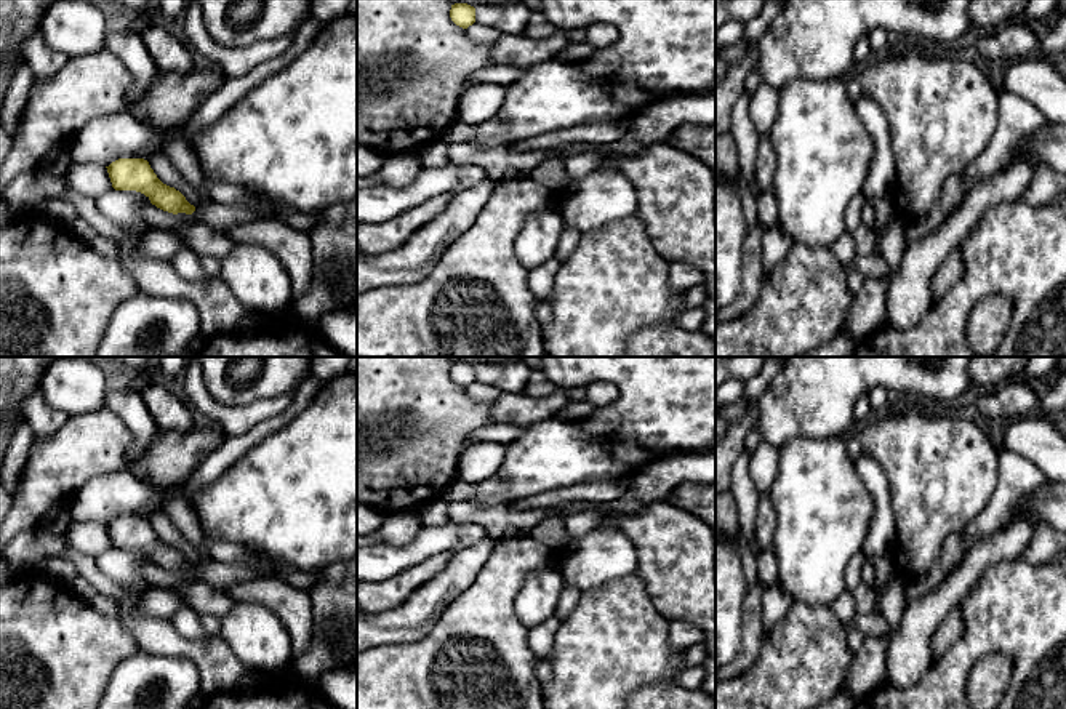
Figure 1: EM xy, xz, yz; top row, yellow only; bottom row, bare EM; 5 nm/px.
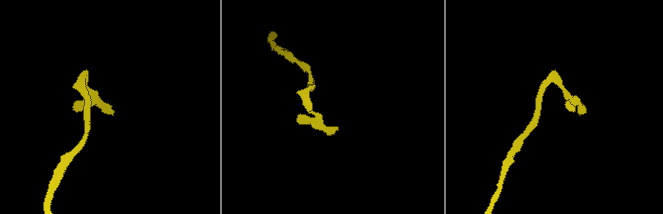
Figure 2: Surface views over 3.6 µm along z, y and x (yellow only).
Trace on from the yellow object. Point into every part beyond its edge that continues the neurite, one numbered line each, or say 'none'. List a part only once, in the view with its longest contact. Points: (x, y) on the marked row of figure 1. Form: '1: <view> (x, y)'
1: xy (216, 215)

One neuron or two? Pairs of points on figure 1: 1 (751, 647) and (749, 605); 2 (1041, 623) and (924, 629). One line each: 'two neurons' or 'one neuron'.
1: one neuron
2: two neurons

